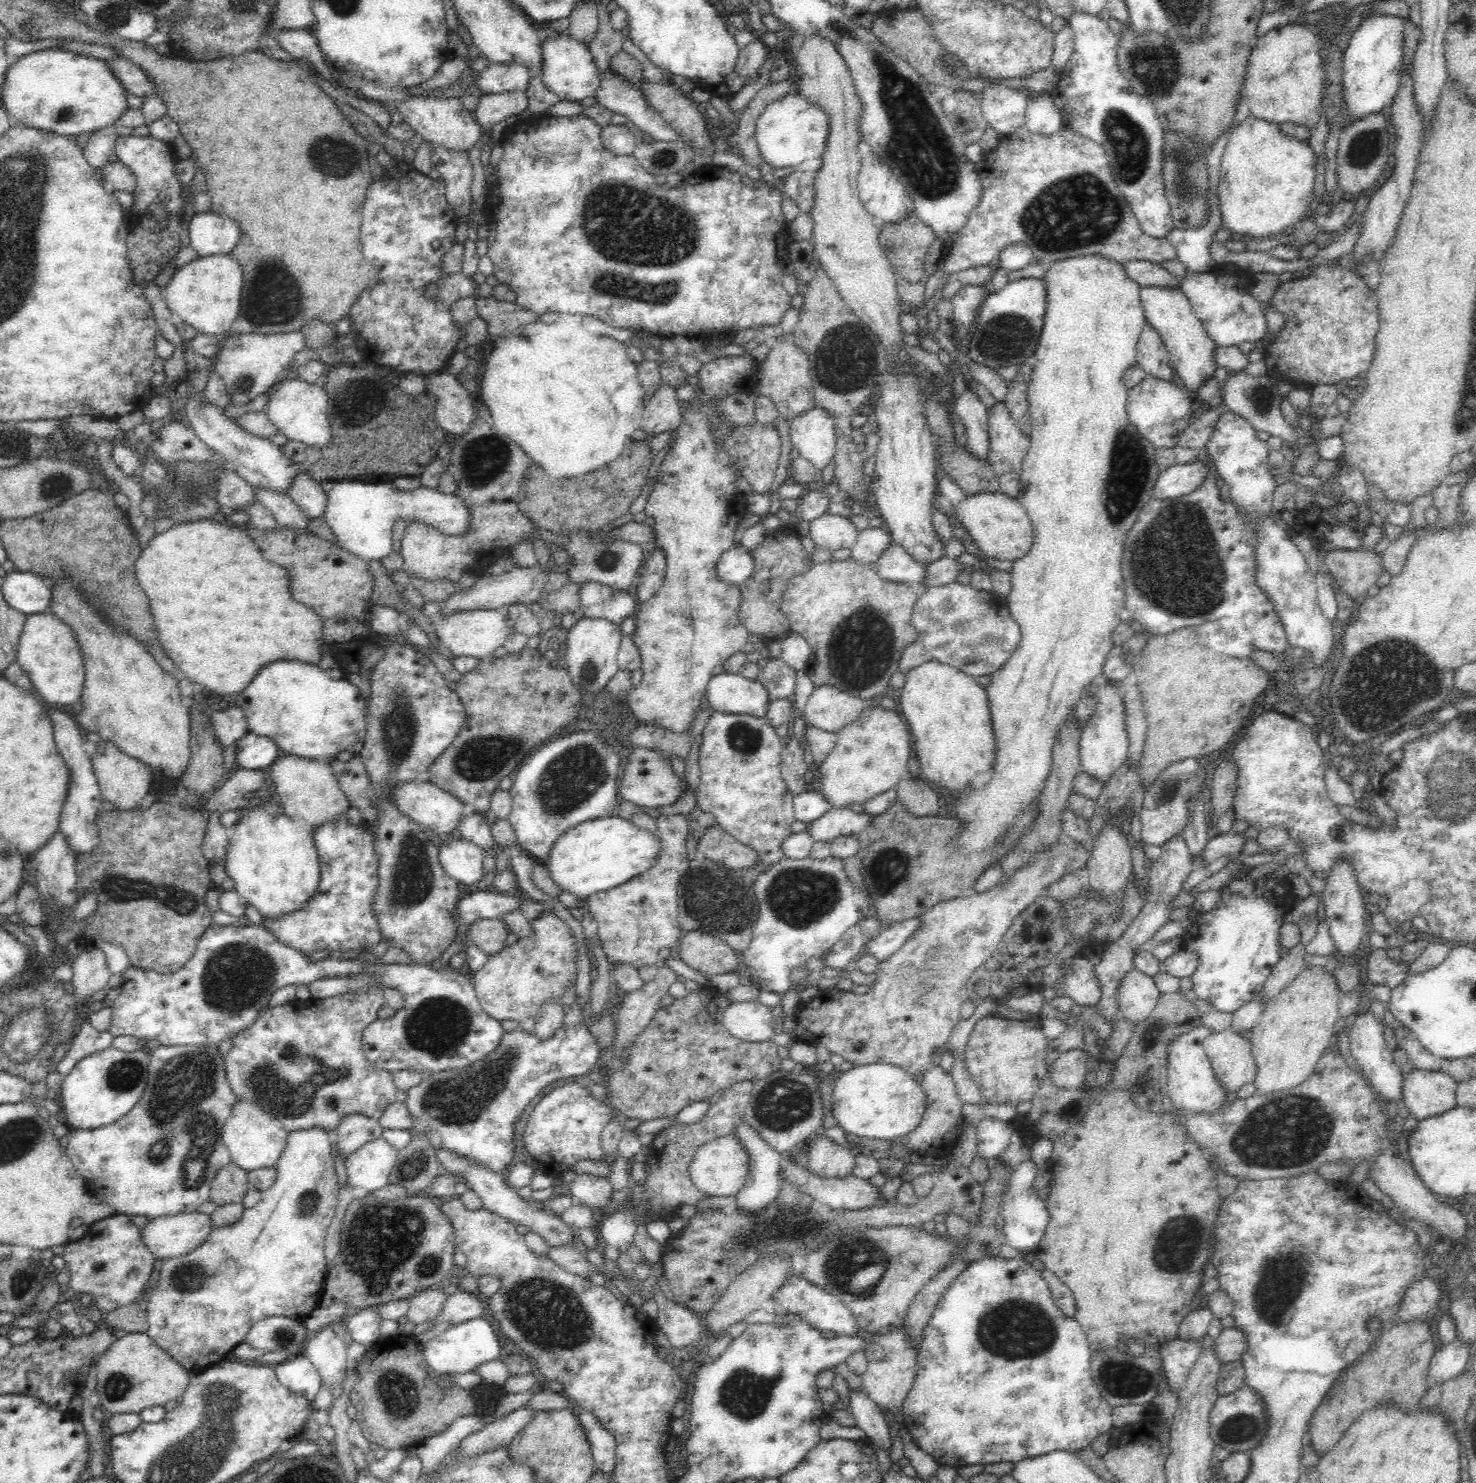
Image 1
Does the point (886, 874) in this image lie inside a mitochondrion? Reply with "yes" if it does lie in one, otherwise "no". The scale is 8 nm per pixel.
yes

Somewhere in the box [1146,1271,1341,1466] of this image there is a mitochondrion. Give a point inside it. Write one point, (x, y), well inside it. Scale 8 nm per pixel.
(1241, 1428)

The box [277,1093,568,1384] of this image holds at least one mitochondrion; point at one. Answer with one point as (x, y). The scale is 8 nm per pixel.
(379, 1240)

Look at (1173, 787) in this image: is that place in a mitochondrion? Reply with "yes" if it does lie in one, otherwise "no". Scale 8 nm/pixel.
yes

